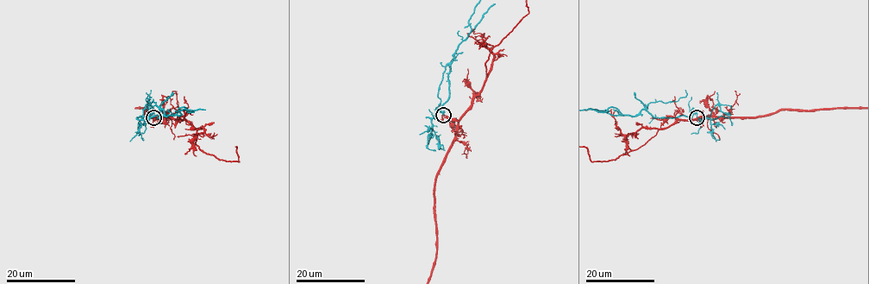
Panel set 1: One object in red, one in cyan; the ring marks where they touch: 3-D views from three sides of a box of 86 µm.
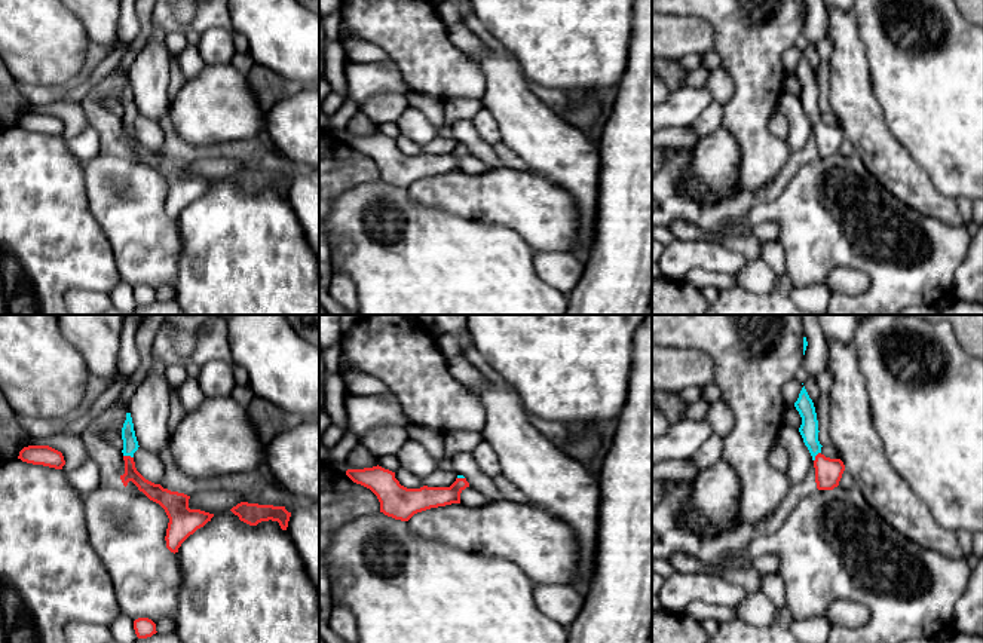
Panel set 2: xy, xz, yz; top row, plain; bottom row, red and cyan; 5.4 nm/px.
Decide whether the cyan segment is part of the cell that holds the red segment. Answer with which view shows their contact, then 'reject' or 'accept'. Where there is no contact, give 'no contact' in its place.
xy | reject

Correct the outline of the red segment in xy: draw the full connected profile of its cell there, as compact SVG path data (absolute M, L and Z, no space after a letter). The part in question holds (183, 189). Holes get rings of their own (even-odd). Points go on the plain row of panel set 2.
M123 123L125 128L125 141L120 143L123 153L126 154L129 148L132 148L140 159L143 159L150 168L159 171L168 186L166 196L166 215L171 220L178 220L181 211L193 202L197 196L203 195L214 181L190 177L189 166L190 163L178 159L171 159L163 156L160 151L154 151L146 147L135 135L134 125Z

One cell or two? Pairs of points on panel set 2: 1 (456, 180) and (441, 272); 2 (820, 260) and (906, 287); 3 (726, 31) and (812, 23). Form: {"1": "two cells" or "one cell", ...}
{"1": "two cells", "2": "one cell", "3": "two cells"}

